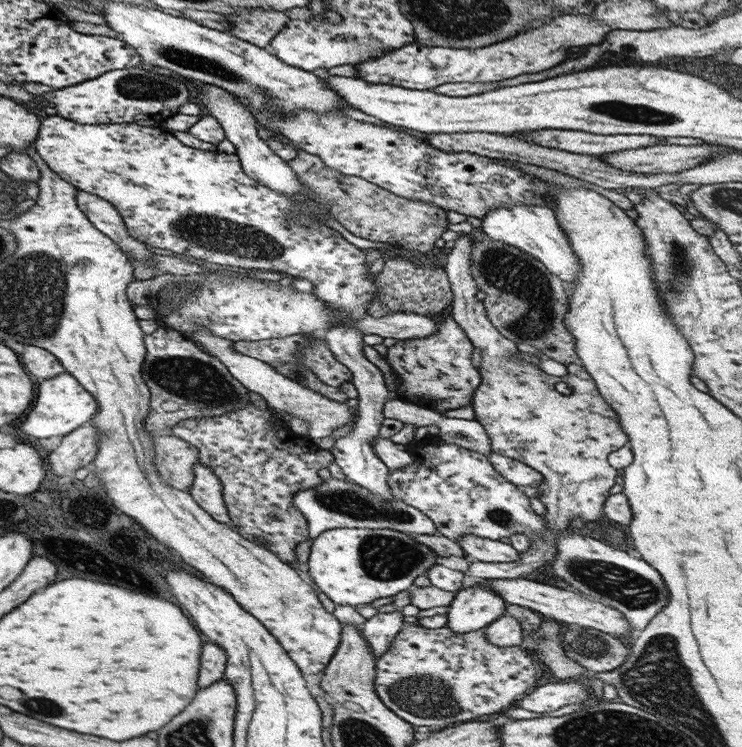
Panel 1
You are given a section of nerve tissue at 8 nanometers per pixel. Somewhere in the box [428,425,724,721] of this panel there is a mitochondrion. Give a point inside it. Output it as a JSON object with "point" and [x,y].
{"point":[627,587]}

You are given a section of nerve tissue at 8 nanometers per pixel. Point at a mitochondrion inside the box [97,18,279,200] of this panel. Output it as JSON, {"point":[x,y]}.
{"point":[143,88]}

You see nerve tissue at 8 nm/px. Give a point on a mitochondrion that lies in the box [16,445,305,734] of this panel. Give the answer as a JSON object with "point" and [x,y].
{"point":[44,707]}

